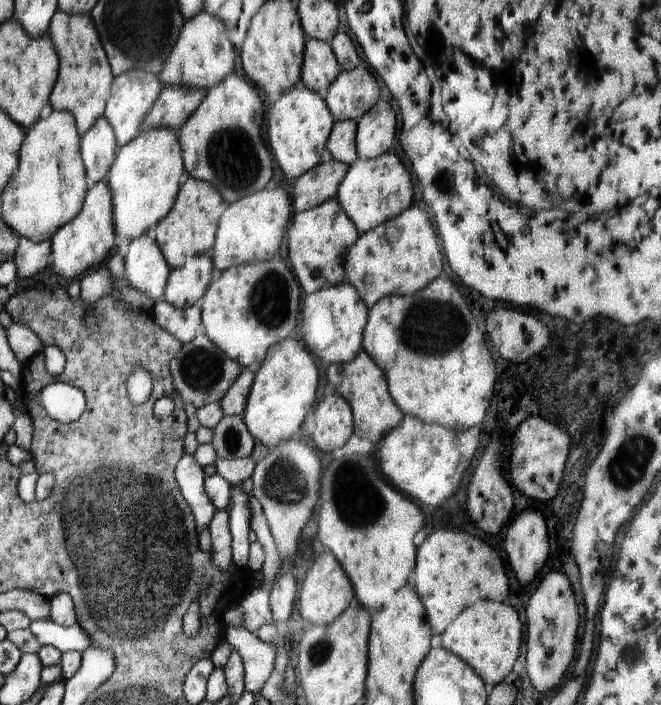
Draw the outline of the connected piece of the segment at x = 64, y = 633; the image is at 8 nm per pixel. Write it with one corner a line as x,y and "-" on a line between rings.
36,620
31,622
29,630
38,640
38,644
51,645
60,650
60,653
67,651
77,651
82,653
86,648
91,646
90,638
86,638
86,632
80,627
78,622
72,626
64,627
55,624
50,620

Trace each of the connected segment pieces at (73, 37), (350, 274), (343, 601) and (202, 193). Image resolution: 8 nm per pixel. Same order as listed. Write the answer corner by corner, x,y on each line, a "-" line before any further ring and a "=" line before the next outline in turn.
58,9
51,18
48,34
59,60
49,104
54,111
70,111
74,115
77,131
82,136
105,111
114,80
107,54
90,13
73,15
=
410,206
398,218
387,220
361,234
352,244
344,265
345,282
354,286
369,309
390,294
406,296
426,288
442,272
442,264
442,252
426,212
=
330,551
319,552
312,568
307,572
300,596
297,598
298,604
300,604
300,614
307,625
327,625
334,622
348,608
354,598
352,583
336,557
=
192,177
183,179
172,212
158,223
154,234
155,242
172,271
186,264
193,256
210,254
220,218
228,207
222,195
218,194
218,190
212,184
208,184
208,181

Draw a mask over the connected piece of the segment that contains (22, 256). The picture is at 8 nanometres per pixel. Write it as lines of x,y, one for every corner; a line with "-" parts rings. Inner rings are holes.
19,236
18,248
13,259
18,268
17,277
30,279
44,272
44,268
50,264
51,248
51,238
44,242
32,242

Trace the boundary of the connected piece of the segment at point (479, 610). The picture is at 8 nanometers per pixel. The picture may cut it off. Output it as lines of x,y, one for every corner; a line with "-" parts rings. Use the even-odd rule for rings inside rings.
480,600
465,608
462,614
444,630
442,646
459,656
488,686
500,684
512,672
522,646
522,626
512,606

